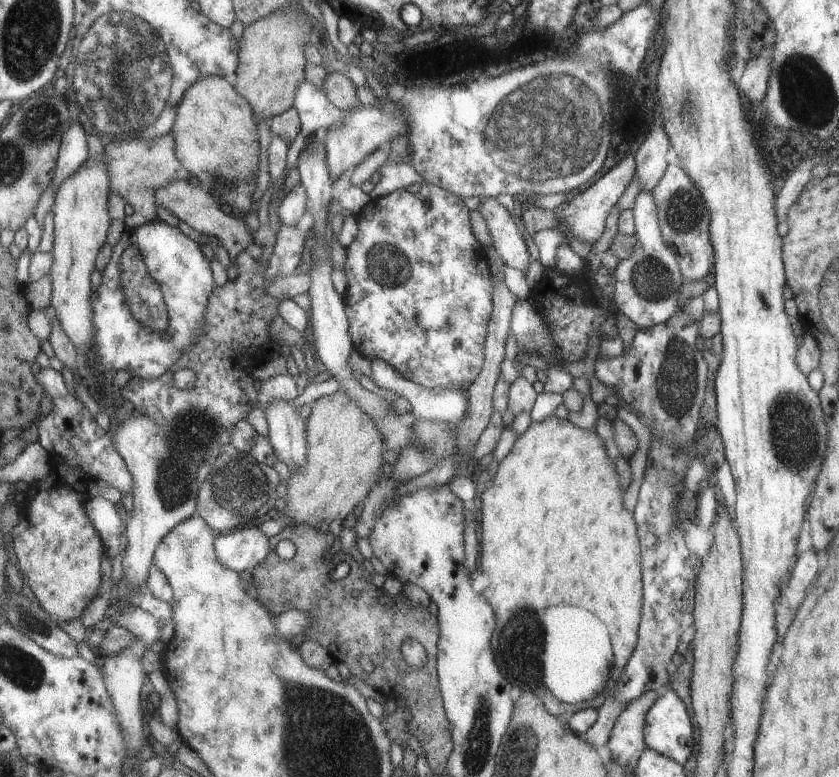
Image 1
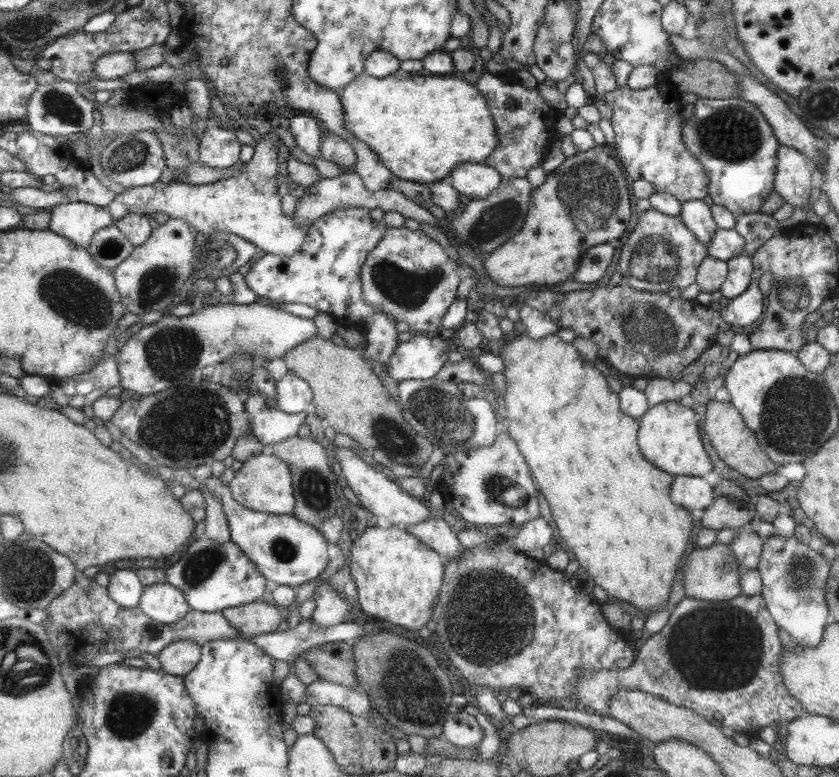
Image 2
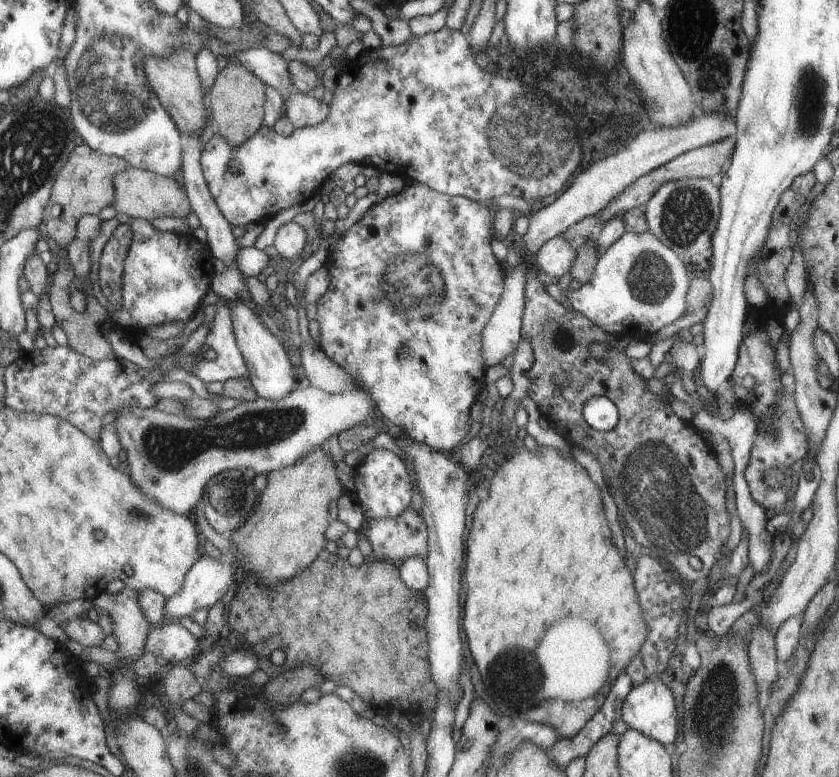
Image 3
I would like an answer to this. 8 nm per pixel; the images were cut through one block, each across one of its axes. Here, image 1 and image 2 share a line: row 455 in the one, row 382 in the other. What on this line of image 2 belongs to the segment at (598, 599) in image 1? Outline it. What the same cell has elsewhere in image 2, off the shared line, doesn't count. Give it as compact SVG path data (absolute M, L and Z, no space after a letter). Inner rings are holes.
M523 333L509 344L505 344L501 348L499 357L501 357L503 365L501 374L507 381L507 388L502 394L502 408L504 409L500 413L501 421L509 424L509 436L512 436L513 441L516 442L516 448L524 456L528 467L532 468L533 478L537 481L537 486L540 488L550 510L548 517L553 528L557 528L559 538L562 538L562 541L567 544L568 550L573 552L573 558L577 560L580 567L588 572L594 584L607 593L607 597L610 596L617 598L619 601L628 602L647 615L661 610L669 600L669 590L671 590L675 570L679 568L679 560L685 552L685 546L691 544L689 536L691 536L691 528L695 528L695 524L691 524L691 516L683 510L683 507L673 504L671 494L669 494L673 477L664 470L649 464L638 452L636 444L638 420L629 416L623 410L619 410L619 394L609 390L609 386L607 386L605 378L599 374L599 370L595 370L587 362L583 362L571 343L562 342L556 335L530 340Z

